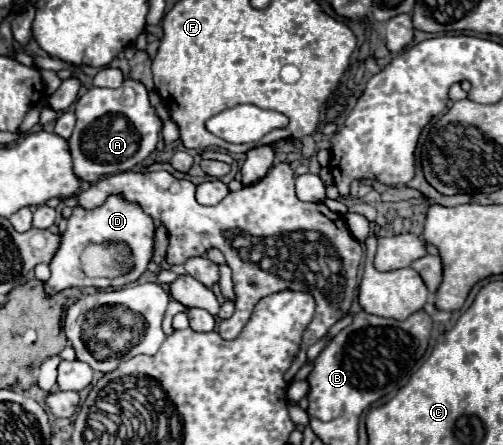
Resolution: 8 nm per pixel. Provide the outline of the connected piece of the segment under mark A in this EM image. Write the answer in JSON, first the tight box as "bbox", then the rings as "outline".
{"bbox":[68,80,162,182],"outline":[[[124,80],[120,88],[88,88],[74,108],[76,126],[68,138],[74,174],[86,182],[126,172],[144,162],[158,144],[162,120],[148,102],[148,92],[138,80]]]}

